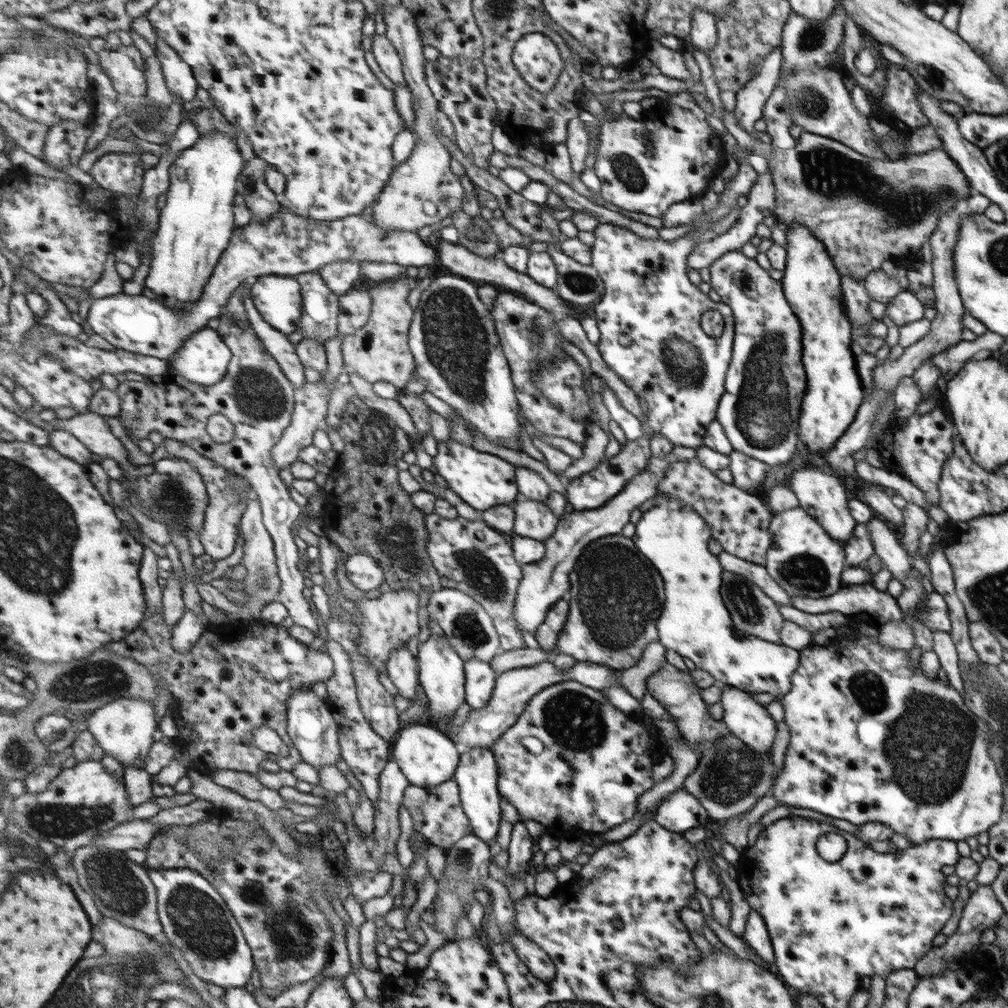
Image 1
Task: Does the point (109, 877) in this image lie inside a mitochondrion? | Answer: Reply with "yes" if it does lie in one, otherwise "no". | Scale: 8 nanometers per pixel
yes

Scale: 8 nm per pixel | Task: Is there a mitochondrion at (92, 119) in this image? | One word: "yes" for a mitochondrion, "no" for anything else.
no

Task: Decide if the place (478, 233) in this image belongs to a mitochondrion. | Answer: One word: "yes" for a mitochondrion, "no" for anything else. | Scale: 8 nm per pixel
yes

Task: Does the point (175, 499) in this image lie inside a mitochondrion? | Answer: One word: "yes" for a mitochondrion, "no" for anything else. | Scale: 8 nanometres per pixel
yes

